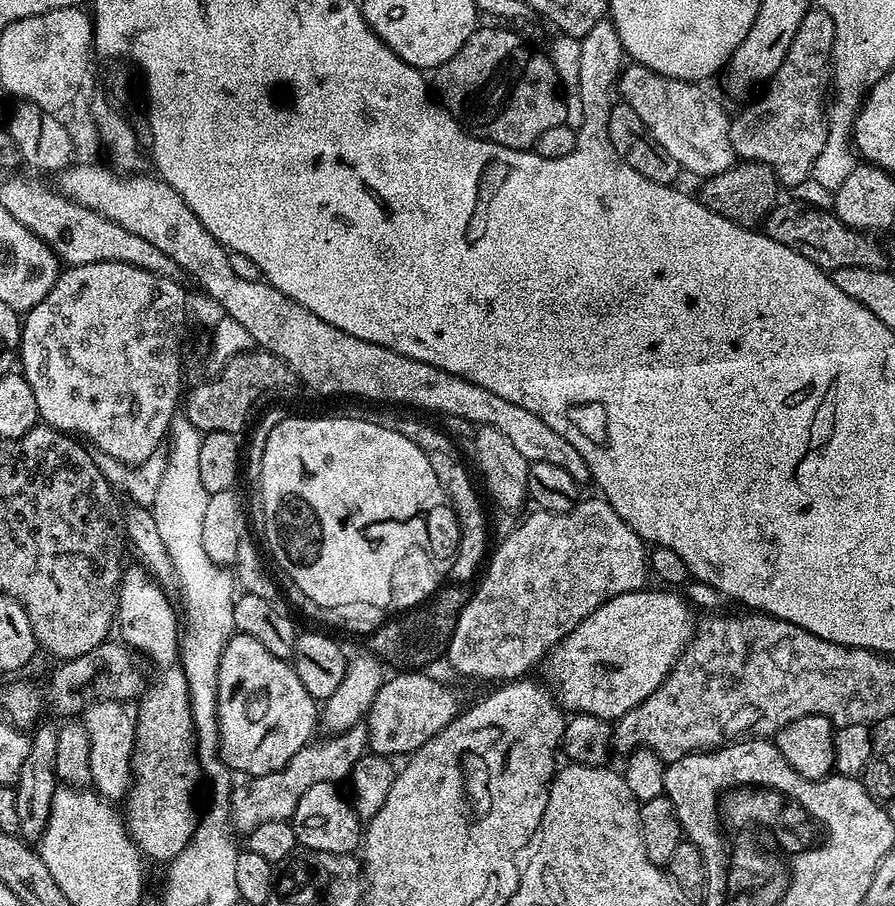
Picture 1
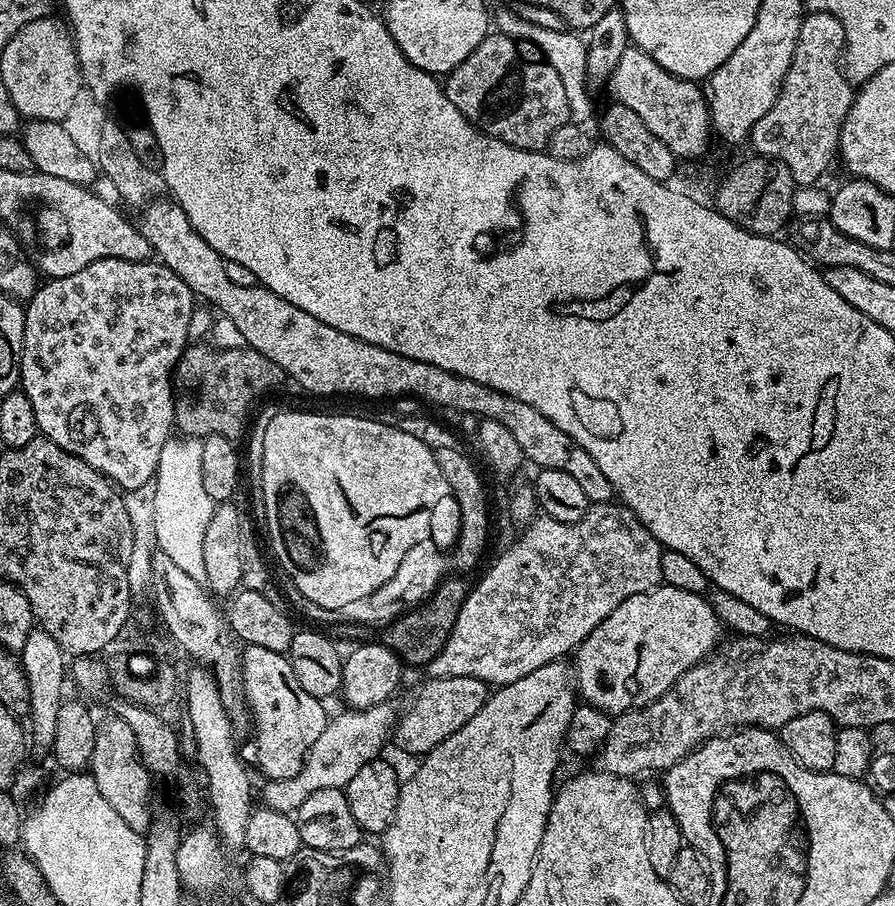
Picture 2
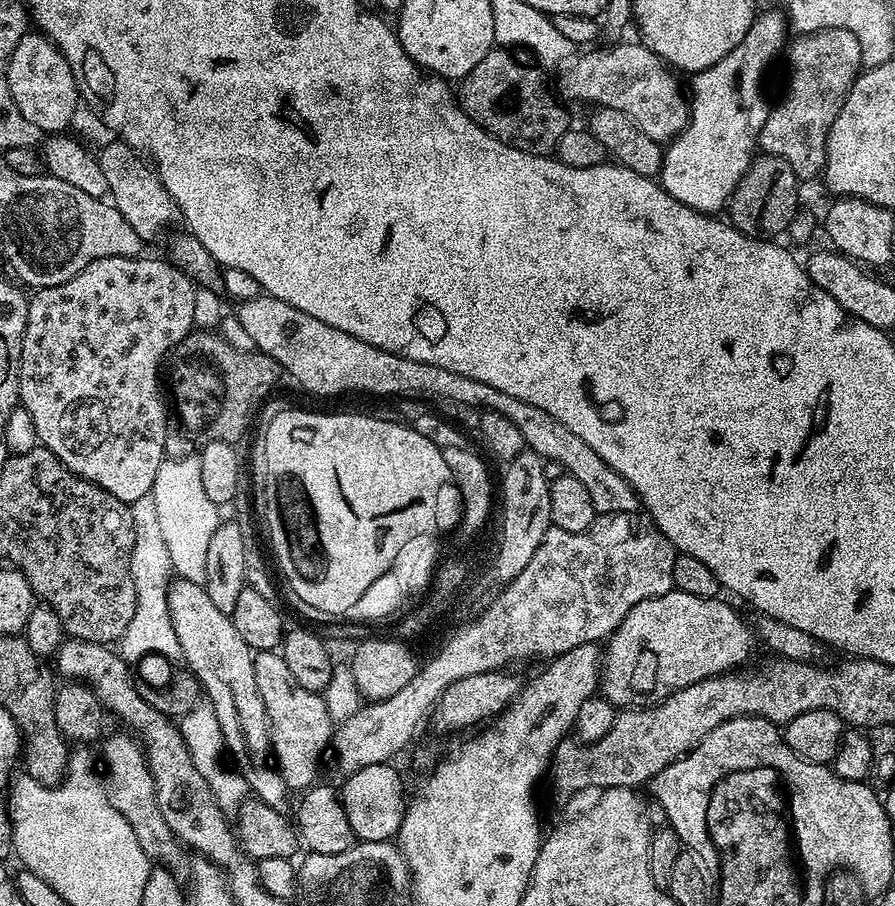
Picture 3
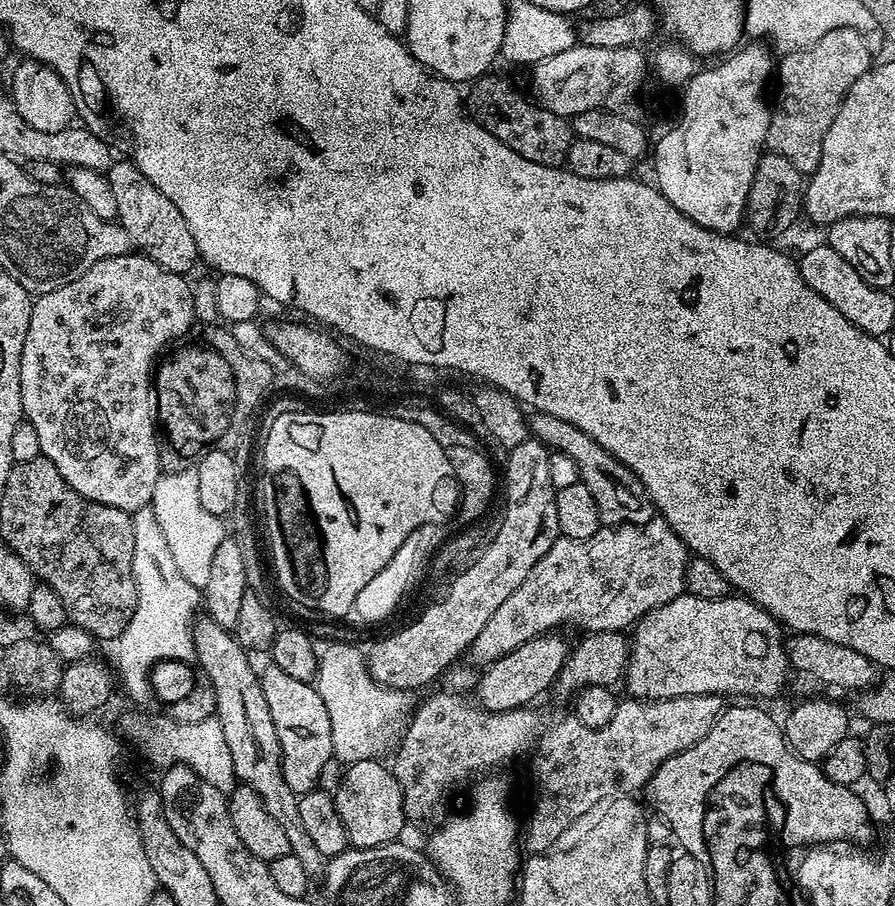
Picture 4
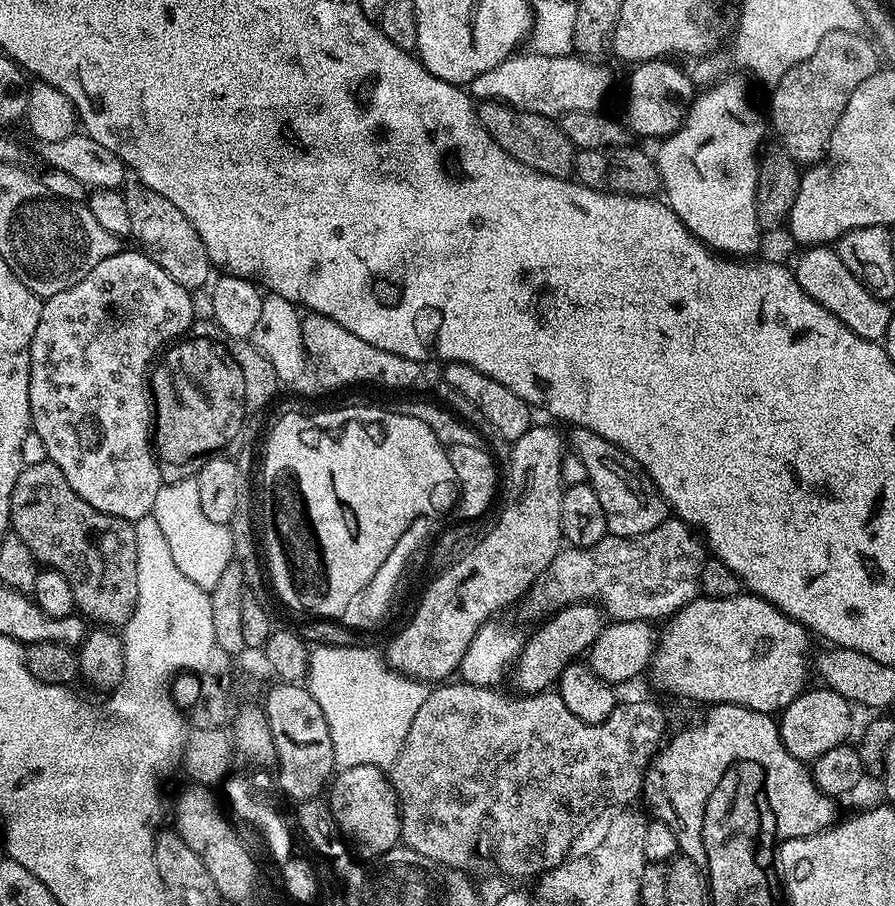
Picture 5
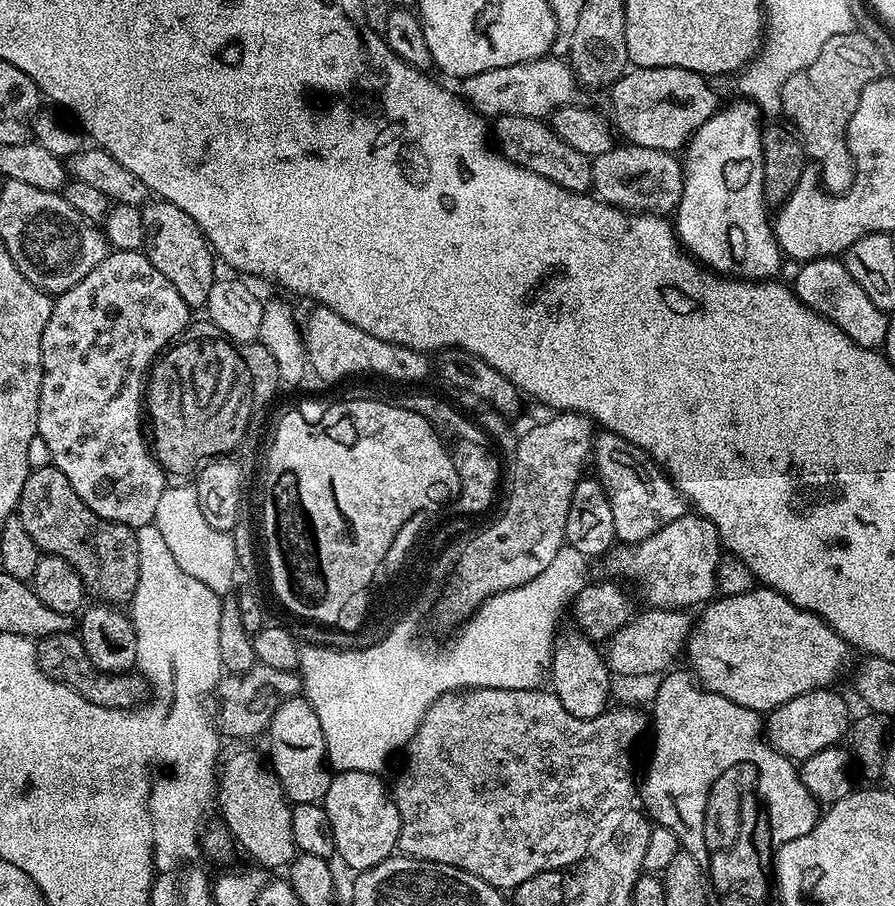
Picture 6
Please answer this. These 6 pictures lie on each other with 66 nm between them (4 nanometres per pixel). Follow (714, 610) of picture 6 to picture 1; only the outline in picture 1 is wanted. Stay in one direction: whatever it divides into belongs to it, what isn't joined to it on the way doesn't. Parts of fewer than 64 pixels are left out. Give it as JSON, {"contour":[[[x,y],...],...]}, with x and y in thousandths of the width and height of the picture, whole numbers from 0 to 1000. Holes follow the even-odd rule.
{"contour":[[[737,651],[742,653],[701,653],[682,660],[670,667],[664,678],[656,680],[632,704],[628,704],[618,713],[616,720],[608,725],[606,738],[607,749],[611,758],[619,765],[622,777],[639,788],[654,786],[680,797],[687,797],[708,779],[713,779],[749,744],[755,727],[764,721],[775,698],[774,672],[769,662],[759,652]]]}

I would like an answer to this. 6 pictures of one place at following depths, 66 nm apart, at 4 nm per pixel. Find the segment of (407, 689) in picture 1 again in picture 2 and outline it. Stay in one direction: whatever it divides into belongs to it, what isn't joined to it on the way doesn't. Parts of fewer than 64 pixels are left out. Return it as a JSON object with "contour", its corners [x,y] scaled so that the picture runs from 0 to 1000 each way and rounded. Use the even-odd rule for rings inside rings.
{"contour":[[[499,746],[493,751],[483,748],[477,752],[479,755],[465,768],[460,783],[450,787],[449,794],[441,800],[440,817],[447,820],[451,830],[457,830],[464,837],[473,836],[485,823],[498,819],[503,810],[516,806],[534,784],[545,773],[547,767],[546,756],[534,748],[521,748],[520,746]]]}

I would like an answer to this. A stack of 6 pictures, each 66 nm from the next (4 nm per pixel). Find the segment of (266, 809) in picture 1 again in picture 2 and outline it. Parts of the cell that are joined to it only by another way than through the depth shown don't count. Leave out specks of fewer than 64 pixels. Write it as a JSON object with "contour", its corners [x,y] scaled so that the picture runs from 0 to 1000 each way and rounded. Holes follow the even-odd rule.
{"contour":[[[437,776],[419,777],[412,781],[384,784],[381,790],[372,789],[368,794],[364,806],[360,806],[360,810],[355,813],[355,819],[351,819],[351,823],[346,823],[346,828],[340,833],[337,848],[333,850],[333,854],[328,854],[328,859],[299,861],[296,864],[294,891],[328,898],[333,894],[333,890],[337,890],[337,885],[342,885],[342,881],[346,881],[346,876],[351,876],[351,872],[388,870],[391,859],[396,859],[396,854],[400,854],[400,850],[404,850],[404,845],[409,845],[409,841],[421,838],[428,831],[425,829],[428,828],[429,820],[436,817],[439,811],[440,800],[445,795],[445,786],[442,790],[442,786],[438,780]]]}

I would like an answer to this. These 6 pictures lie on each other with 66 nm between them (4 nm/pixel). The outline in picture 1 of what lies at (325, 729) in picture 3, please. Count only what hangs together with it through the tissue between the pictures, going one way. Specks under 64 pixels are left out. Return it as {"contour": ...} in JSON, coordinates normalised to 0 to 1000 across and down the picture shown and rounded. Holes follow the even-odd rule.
{"contour":[[[264,698],[251,711],[244,735],[244,801],[246,802],[246,836],[259,849],[260,853],[274,852],[274,858],[280,859],[296,857],[303,852],[315,852],[324,841],[324,837],[328,837],[328,832],[333,832],[333,828],[344,825],[346,818],[354,811],[352,808],[353,804],[355,808],[355,775],[350,768],[342,766],[342,757],[337,757],[337,753],[333,753],[331,738],[323,730],[306,726],[306,722],[302,722],[302,717],[297,717],[297,713],[293,713],[293,709],[288,709],[288,704],[279,704],[273,698]]]}

